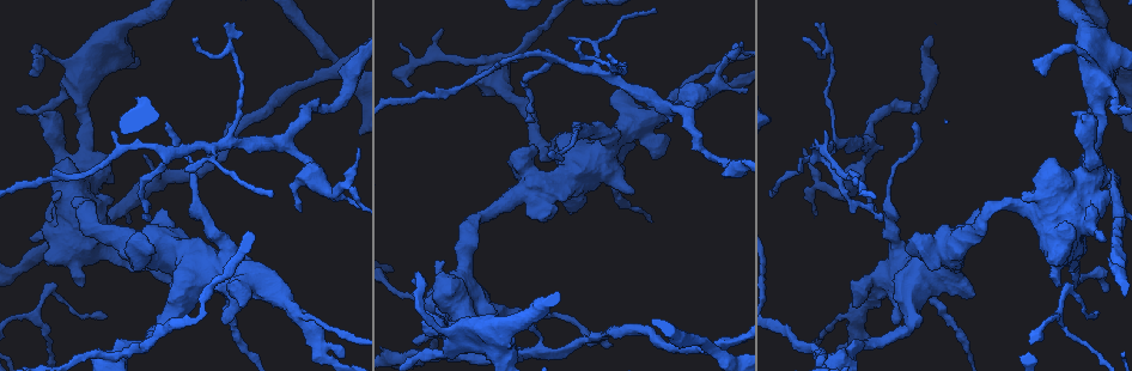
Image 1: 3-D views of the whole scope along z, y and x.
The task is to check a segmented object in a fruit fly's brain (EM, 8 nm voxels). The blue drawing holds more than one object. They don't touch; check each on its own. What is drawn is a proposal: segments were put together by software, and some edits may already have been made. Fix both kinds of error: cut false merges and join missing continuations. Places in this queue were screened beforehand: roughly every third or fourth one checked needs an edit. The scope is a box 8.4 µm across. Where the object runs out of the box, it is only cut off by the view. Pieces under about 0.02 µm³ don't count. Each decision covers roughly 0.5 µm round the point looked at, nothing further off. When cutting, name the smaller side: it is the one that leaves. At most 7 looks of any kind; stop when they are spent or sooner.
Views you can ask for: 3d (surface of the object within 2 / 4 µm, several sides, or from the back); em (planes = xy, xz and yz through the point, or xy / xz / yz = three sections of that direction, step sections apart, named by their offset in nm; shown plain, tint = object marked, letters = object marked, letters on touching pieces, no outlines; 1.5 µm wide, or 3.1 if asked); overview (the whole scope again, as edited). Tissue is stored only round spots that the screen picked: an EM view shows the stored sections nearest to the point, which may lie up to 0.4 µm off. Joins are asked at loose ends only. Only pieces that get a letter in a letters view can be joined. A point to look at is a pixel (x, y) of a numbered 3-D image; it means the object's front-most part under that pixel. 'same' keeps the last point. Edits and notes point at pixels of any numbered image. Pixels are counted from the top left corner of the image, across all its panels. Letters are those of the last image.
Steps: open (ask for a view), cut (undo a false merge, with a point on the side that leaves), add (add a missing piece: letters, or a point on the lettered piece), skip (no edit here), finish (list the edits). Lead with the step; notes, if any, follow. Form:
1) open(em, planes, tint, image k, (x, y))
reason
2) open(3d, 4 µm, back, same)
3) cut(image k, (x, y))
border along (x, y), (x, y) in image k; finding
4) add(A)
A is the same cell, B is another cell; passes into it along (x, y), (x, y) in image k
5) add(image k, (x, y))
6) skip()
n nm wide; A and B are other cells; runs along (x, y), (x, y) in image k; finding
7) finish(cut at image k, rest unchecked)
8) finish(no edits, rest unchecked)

open(em, planes, letters, image 1, (1061, 318))
abrupt turn

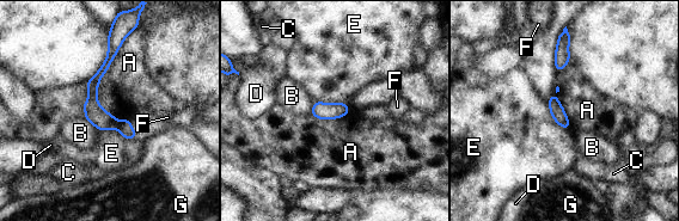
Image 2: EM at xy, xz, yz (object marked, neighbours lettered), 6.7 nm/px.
cut(image 2, (126, 129))
A, B, C, D, E, F and G are other cells; a second cell is stuck on

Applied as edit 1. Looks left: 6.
open(em, xz, step 4, tint, image 1, (265, 283))
thin arm on a thick one

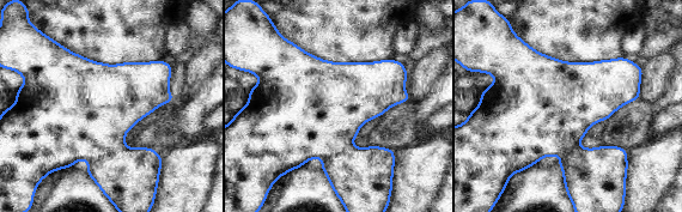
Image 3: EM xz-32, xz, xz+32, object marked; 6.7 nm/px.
open(em, planes, letters, same)
another direction

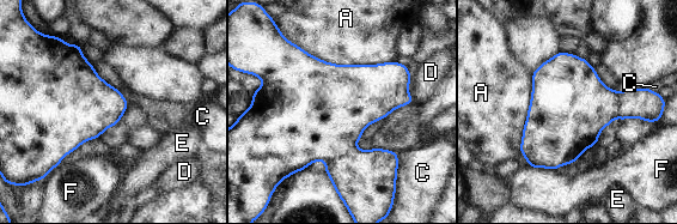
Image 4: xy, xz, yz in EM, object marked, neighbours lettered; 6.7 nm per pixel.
skip()
A, C, D, E and F are other cells; border along (292, 43), (333, 64), (395, 61) in image 4; one cell here

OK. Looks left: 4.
open(3d, 4 µm, image 1, (727, 55))
sharp bend

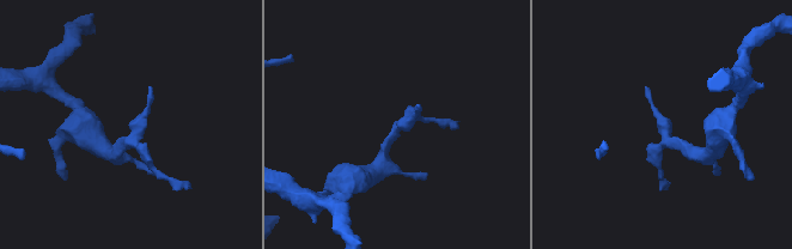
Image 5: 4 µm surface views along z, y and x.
open(em, xz, step 8, tint, image 5, (128, 144))
need the tissue

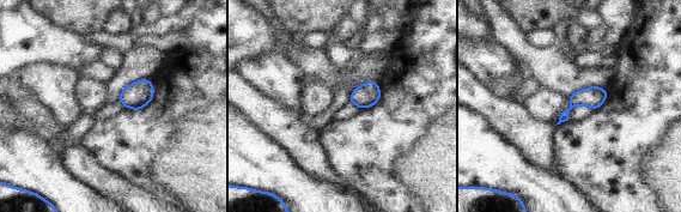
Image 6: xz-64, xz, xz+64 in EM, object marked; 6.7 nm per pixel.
open(em, xz, step 8, letters, same)

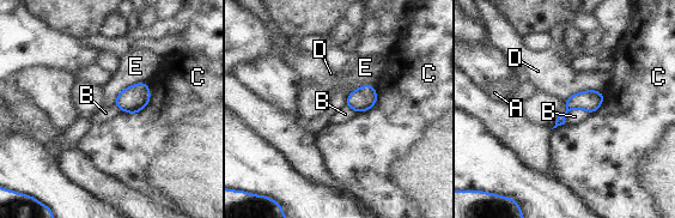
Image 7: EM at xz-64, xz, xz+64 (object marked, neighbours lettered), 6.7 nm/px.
skip()
A, B, C, D and E are other cells; border along (590, 113), (571, 109), (564, 123) in image 7; continuous, no second cell

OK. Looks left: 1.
finish(cut at image 2, rest unchecked)

